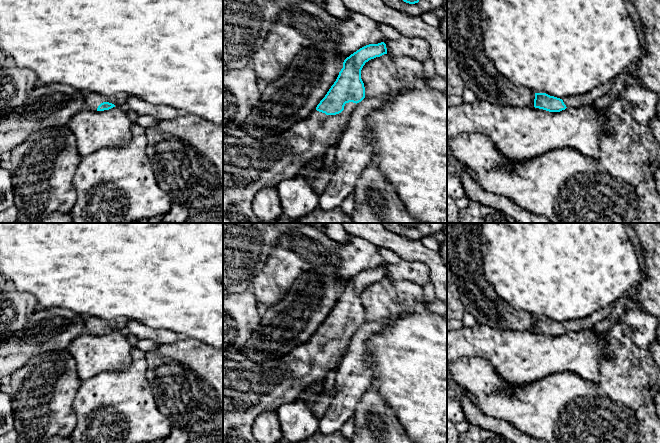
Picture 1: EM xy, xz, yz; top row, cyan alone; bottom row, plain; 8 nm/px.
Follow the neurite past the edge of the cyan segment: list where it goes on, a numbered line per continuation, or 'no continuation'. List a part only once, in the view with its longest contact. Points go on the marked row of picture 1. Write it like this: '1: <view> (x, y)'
1: xz (250, 164)

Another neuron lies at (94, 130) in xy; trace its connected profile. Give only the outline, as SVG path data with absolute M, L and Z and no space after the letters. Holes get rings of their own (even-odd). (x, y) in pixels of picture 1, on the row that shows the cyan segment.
M118 106L104 111L84 107L67 123L81 157L101 149L127 146L132 140L131 125L128 115Z

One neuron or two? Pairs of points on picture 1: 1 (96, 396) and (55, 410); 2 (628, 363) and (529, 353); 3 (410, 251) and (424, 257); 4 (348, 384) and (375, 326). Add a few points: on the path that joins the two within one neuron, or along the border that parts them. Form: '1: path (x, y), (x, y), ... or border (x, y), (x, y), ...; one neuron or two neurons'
1: border (81, 382), (73, 402), (76, 417), (74, 427); two neurons
2: border (607, 341), (599, 361), (599, 380), (586, 380); two neurons
3: path (413, 251), (421, 254); one neuron
4: path (355, 369), (357, 343), (360, 340); one neuron

